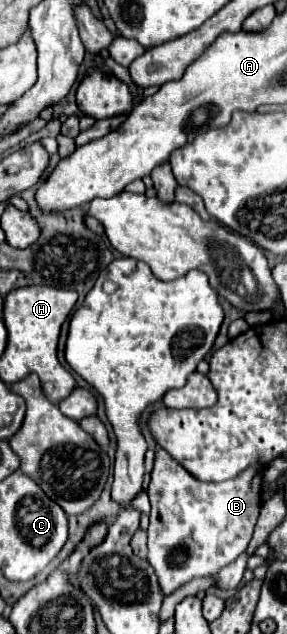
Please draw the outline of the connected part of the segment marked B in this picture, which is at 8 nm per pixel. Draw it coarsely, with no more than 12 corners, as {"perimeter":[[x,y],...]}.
{"perimeter":[[163,448],[147,562],[163,596],[245,552],[265,466],[203,482]]}

